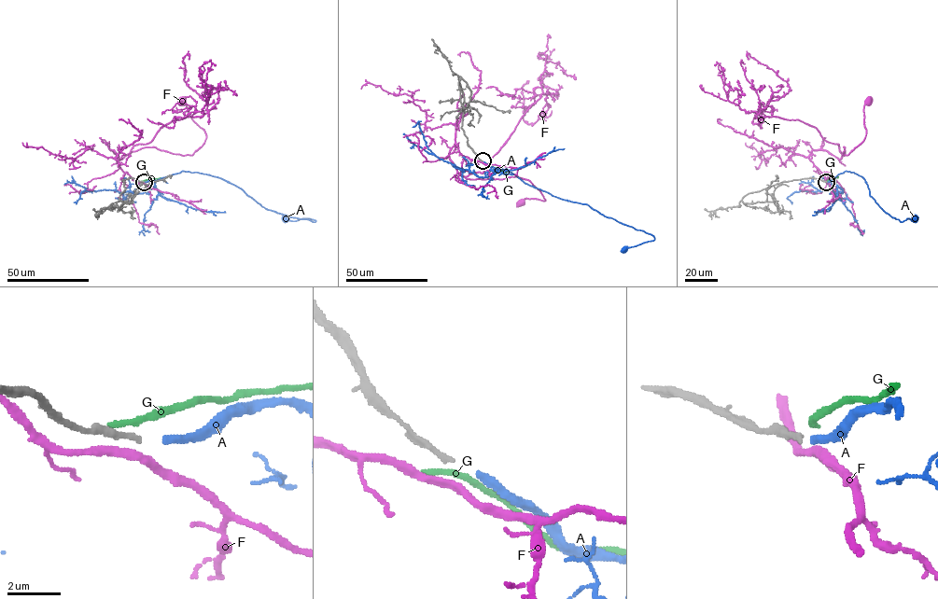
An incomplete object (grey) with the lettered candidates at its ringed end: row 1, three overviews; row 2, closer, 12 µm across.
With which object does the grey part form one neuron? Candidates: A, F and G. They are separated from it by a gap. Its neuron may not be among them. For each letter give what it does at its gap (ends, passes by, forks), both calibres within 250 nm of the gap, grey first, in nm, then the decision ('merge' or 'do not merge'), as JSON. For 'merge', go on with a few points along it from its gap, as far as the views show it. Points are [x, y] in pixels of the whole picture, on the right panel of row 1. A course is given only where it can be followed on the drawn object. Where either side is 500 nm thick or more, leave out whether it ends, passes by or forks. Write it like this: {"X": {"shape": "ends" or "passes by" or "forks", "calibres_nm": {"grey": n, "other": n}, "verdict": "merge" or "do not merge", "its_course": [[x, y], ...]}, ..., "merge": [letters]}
{"A": {"shape": "ends", "calibres_nm": {"grey": 200, "other": 320}, "verdict": "merge", "its_course": [[827, 182], [846, 171], [853, 173], [865, 180], [870, 195], [888, 215], [901, 222], [915, 217]]}, "F": {"shape": "passes by", "calibres_nm": {"grey": 200, "other": 280}, "verdict": "do not merge"}, "G": {"shape": "ends", "calibres_nm": {"grey": 200, "other": 300}, "verdict": "do not merge"}, "merge": ["A"]}

